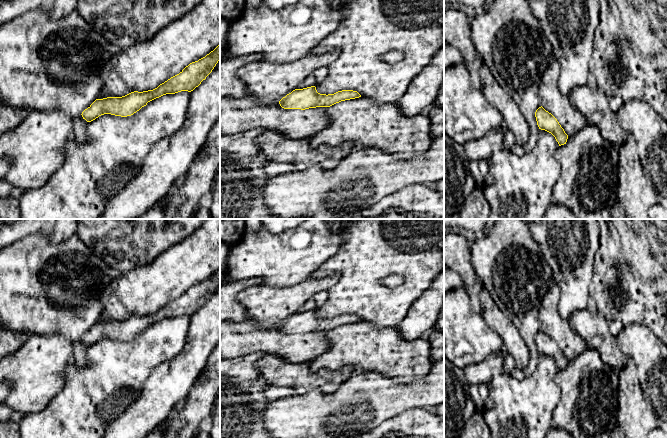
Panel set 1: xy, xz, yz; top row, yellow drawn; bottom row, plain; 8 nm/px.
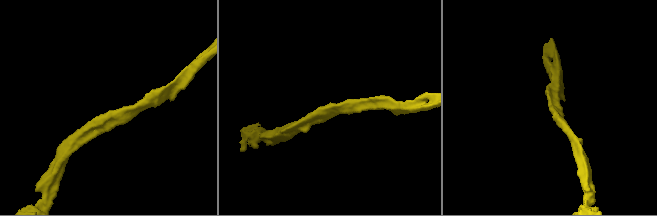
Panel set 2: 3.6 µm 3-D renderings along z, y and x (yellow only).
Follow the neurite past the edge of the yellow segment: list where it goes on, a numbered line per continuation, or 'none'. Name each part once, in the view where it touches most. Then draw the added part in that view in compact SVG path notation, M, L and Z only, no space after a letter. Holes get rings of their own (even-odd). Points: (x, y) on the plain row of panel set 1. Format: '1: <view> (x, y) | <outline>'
none

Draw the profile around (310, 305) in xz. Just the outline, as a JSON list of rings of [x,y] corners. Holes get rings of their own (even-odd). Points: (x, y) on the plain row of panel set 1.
[[[312,298],[309,299],[304,305],[299,307],[297,313],[311,311],[314,310],[315,308],[317,308],[317,304],[315,303],[315,300]]]

